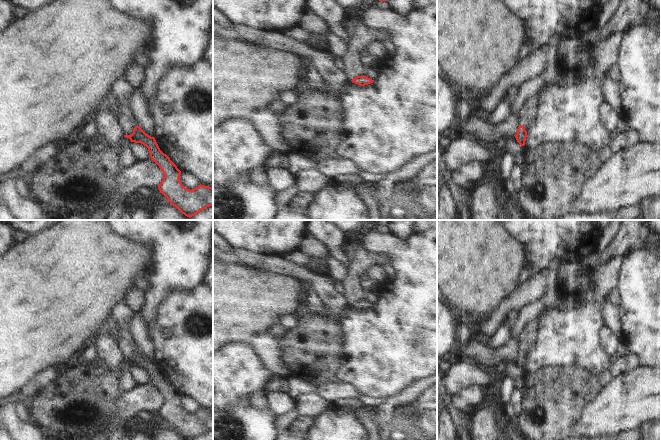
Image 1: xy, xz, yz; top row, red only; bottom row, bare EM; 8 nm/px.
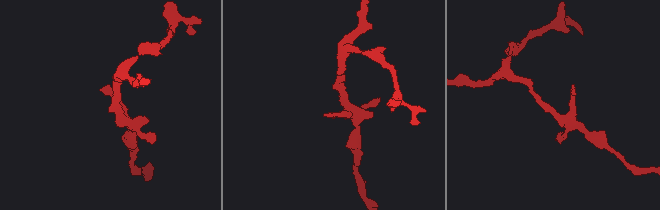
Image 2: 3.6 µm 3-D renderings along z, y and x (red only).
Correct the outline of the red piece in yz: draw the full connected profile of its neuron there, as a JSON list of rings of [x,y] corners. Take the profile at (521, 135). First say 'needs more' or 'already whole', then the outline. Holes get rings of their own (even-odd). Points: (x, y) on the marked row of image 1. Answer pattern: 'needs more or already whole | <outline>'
needs more | [[[540,92],[527,100],[518,114],[519,127],[517,129],[517,134],[515,138],[521,146],[525,145],[527,130],[536,115],[539,95]]]

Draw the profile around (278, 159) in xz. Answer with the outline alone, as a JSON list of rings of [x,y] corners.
[[[275,151],[270,157],[266,159],[265,166],[267,168],[287,168],[288,159],[286,153]]]

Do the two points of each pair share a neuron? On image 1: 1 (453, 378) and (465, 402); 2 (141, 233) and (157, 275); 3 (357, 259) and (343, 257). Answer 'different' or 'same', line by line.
1: different
2: same
3: different

